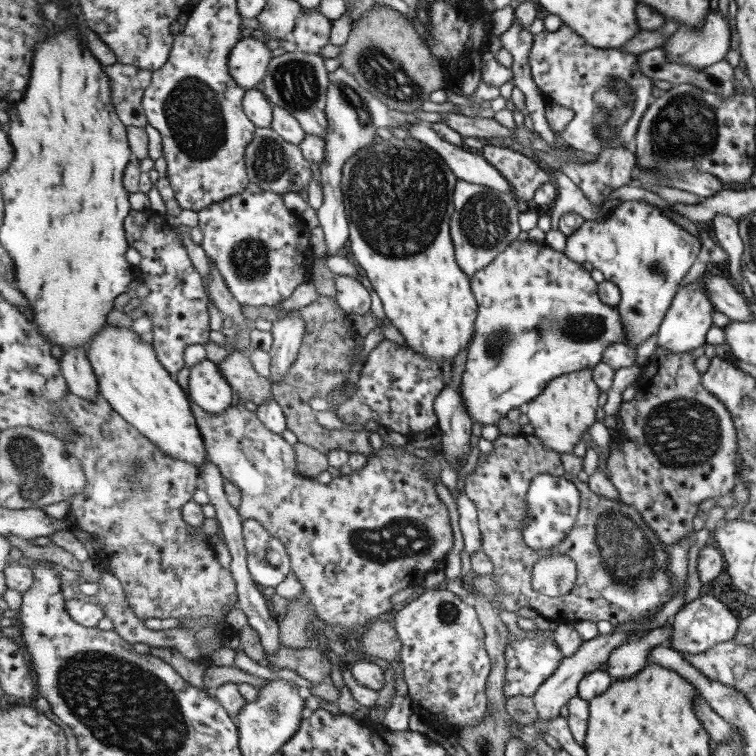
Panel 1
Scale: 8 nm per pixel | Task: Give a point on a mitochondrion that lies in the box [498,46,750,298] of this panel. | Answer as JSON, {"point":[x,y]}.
{"point":[685,129]}

